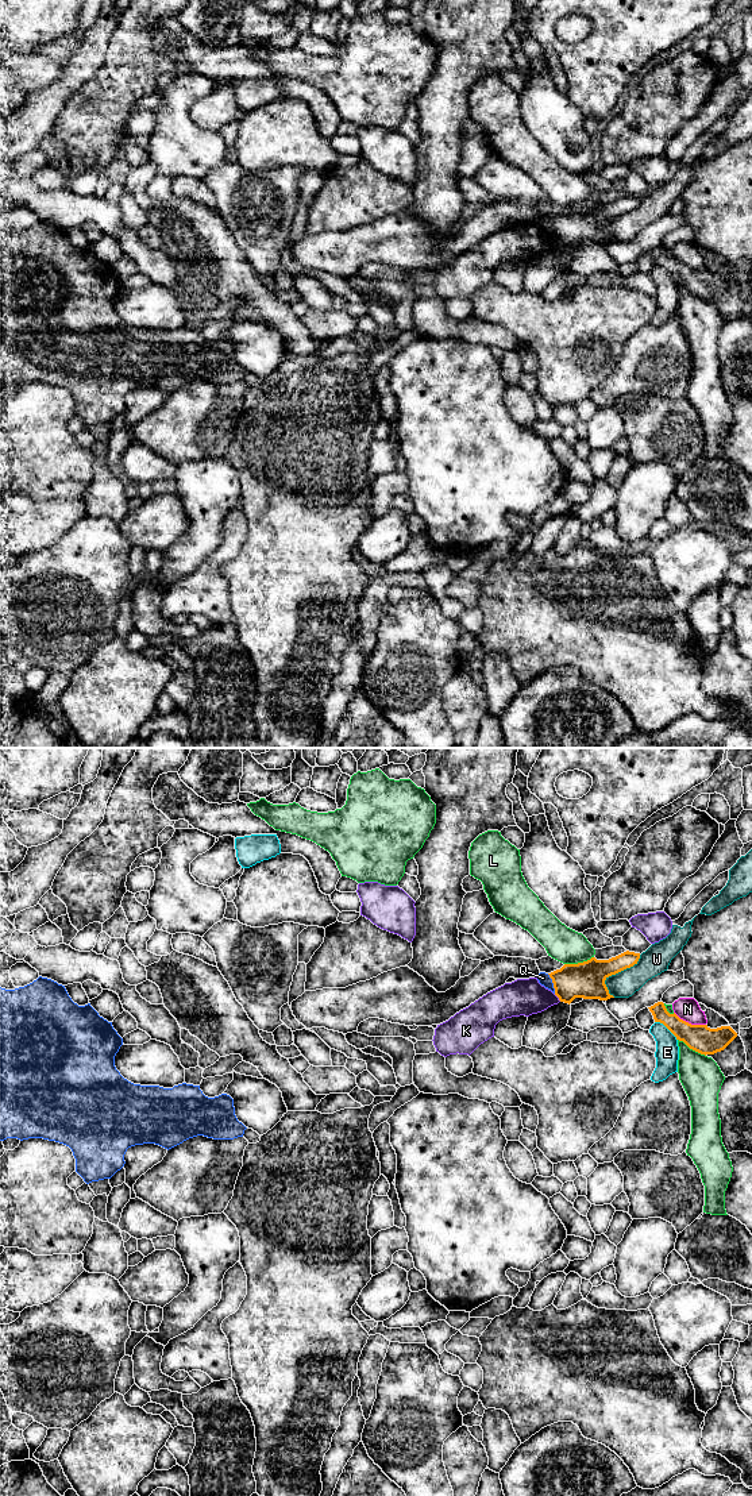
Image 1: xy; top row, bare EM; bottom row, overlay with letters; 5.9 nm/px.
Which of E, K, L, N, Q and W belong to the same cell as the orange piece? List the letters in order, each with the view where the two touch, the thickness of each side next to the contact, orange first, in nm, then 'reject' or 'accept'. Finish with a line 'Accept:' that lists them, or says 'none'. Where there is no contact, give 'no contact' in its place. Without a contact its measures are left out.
E: xy | 160/140 nm | reject
K: xy | 220/220 nm | reject
L: xy | 220/200 nm | reject
N: xy | 160/140 nm | reject
Q: xy | 220/70 nm | reject
W: xy | 220/160 nm | reject
Accept: none

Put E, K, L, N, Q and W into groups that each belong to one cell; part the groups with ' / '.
E / K / L / N / Q W

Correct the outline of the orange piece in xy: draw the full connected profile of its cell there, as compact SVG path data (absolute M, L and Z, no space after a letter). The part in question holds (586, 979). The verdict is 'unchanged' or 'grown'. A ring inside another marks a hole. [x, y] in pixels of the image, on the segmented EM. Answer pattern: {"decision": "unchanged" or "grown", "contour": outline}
{"decision": "unchanged", "contour": "M624 952L609 960L591 957L578 964L564 964L549 975L555 995L560 1002L571 1003L575 998L608 1000L609 994L605 980L637 964L640 953Z"}

